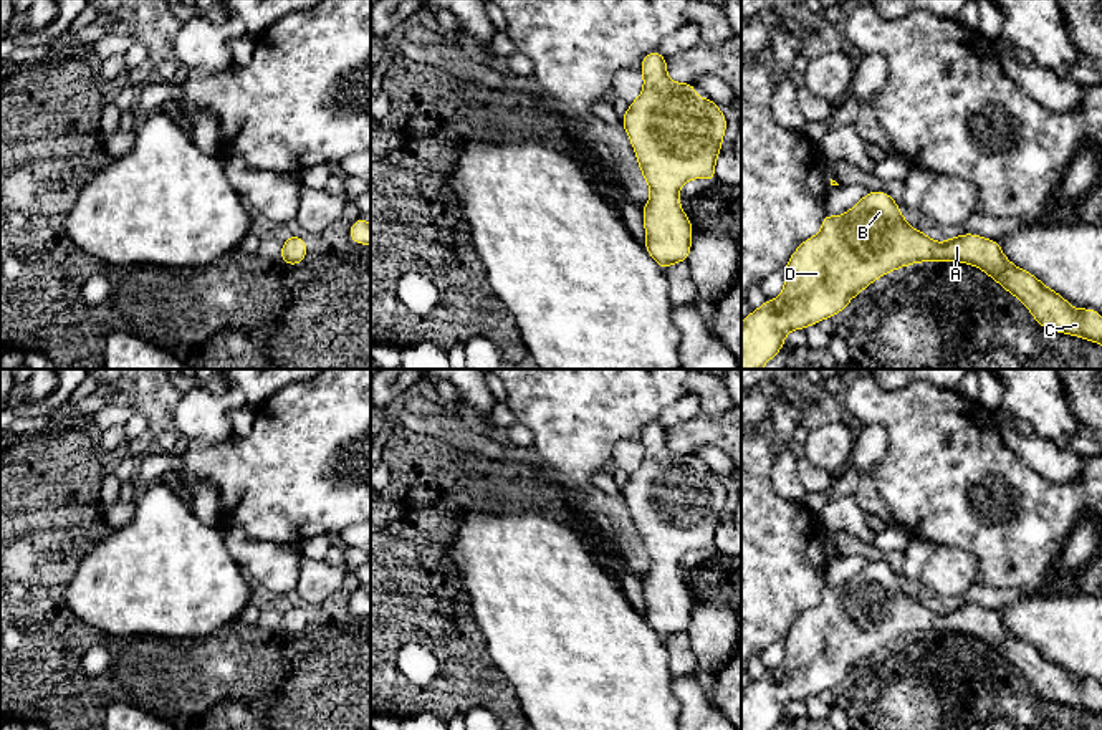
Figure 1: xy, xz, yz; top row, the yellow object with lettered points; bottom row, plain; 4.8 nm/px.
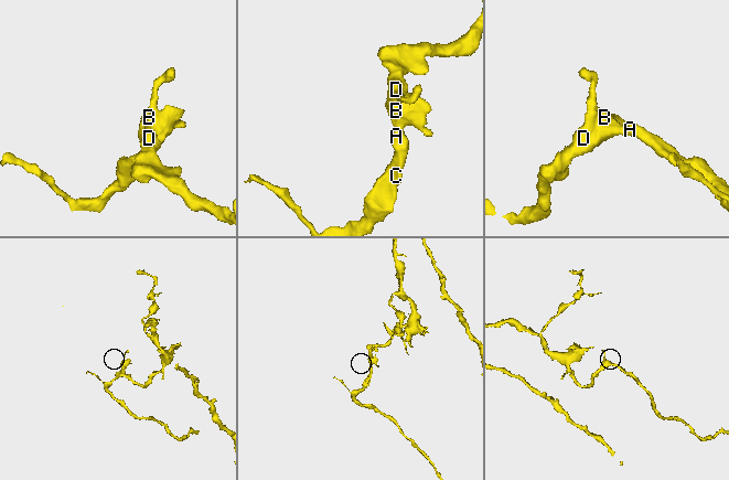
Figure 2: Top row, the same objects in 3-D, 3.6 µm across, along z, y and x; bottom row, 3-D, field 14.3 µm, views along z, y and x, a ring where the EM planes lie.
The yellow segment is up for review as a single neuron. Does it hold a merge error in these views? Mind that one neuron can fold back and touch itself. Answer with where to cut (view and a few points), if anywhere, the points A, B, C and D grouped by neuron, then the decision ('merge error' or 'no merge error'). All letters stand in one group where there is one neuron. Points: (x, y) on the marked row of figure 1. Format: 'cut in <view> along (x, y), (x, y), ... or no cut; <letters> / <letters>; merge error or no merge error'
no cut; A B C D; no merge error

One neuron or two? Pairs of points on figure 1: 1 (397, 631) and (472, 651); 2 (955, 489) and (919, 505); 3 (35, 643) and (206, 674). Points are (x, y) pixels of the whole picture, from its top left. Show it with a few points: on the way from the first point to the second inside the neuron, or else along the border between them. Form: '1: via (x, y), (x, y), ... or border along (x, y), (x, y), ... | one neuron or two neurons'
1: via (416, 631), (447, 631), (454, 638) | one neuron
2: via (947, 489), (935, 489), (927, 497) | one neuron
3: via (78, 684), (118, 684), (129, 677), (162, 677) | one neuron

